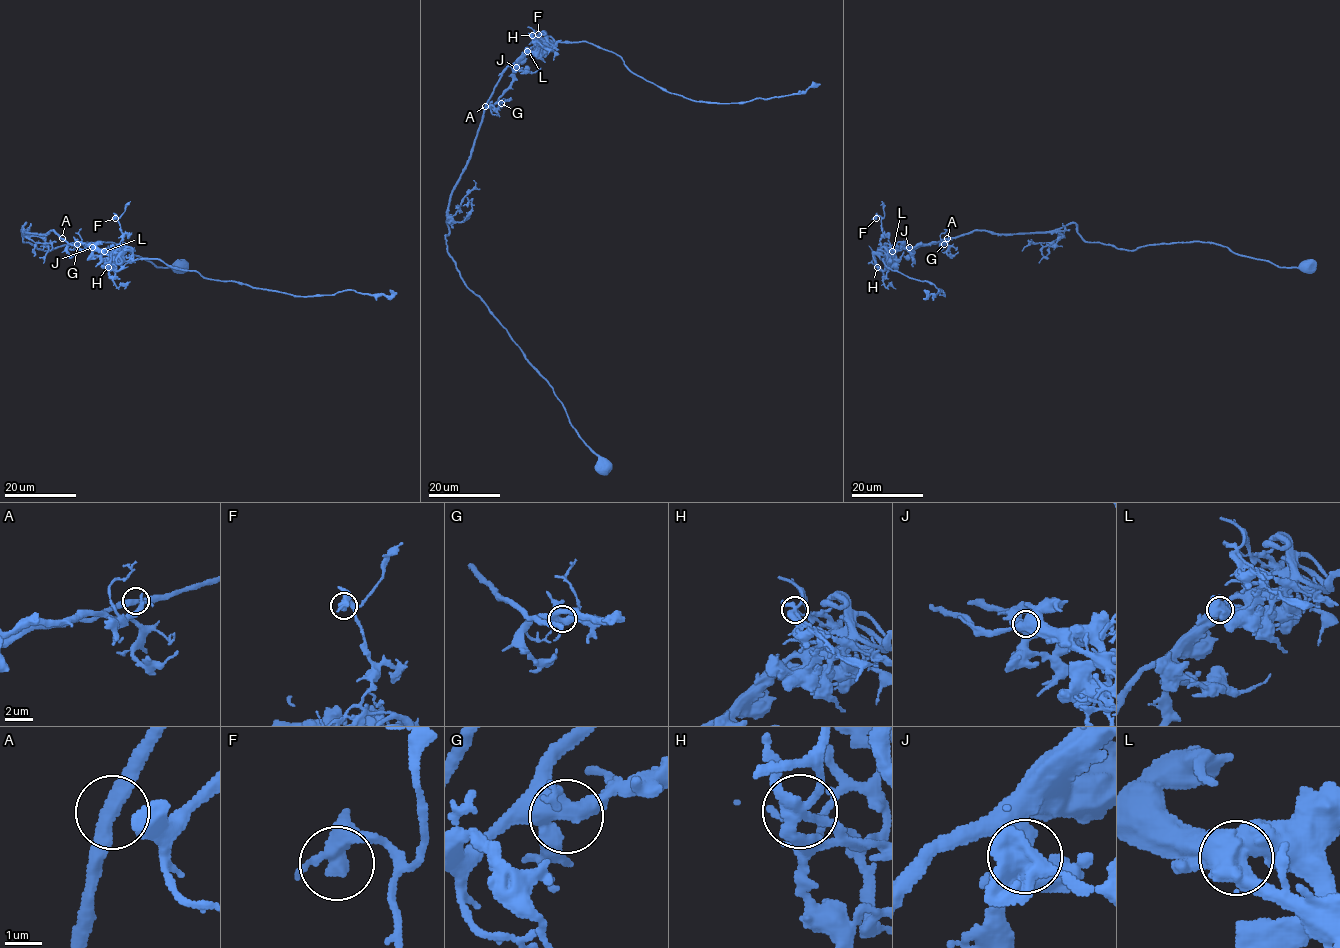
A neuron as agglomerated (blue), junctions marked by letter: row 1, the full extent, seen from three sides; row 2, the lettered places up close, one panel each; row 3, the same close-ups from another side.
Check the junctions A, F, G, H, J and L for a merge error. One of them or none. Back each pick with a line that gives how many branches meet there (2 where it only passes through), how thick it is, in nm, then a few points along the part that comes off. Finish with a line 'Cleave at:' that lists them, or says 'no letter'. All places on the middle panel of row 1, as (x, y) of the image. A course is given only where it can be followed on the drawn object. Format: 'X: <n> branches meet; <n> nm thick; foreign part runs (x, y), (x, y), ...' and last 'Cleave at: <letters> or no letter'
H: 4 branches meet; 340 nm thick; foreign part runs (532, 35), (534, 30), (539, 39), (545, 39), (541, 39), (544, 42), (553, 40)
Cleave at: H

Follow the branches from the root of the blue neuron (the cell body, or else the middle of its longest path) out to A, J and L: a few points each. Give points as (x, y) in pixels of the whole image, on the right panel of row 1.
A: (1307, 268), (1279, 267), (1208, 242), (1119, 249), (1086, 242), (1075, 223), (1014, 234), (973, 230), (947, 238)
J: (1307, 268), (1279, 267), (1208, 242), (1119, 249), (1086, 242), (1075, 223), (1014, 234), (973, 230), (909, 247)
L: (1307, 268), (1279, 267), (1208, 242), (1119, 249), (1086, 242), (1075, 223), (1014, 234), (973, 230), (893, 251)

